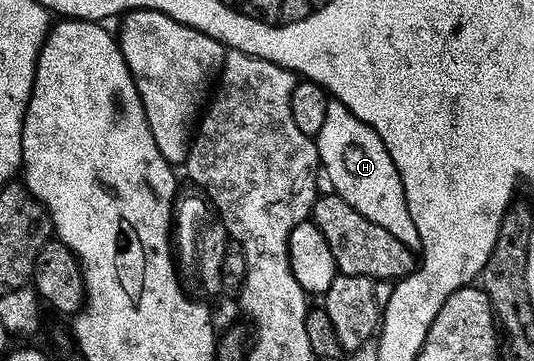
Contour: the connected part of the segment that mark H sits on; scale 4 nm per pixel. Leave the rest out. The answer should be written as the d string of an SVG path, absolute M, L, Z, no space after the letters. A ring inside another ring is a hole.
M332 101L328 104L326 125L322 125L322 133L315 136L315 140L316 148L320 150L322 169L334 181L336 194L358 209L362 217L374 221L374 225L382 225L386 233L398 237L402 245L419 248L418 229L414 229L414 221L406 205L400 174L376 130L358 121L346 105Z

